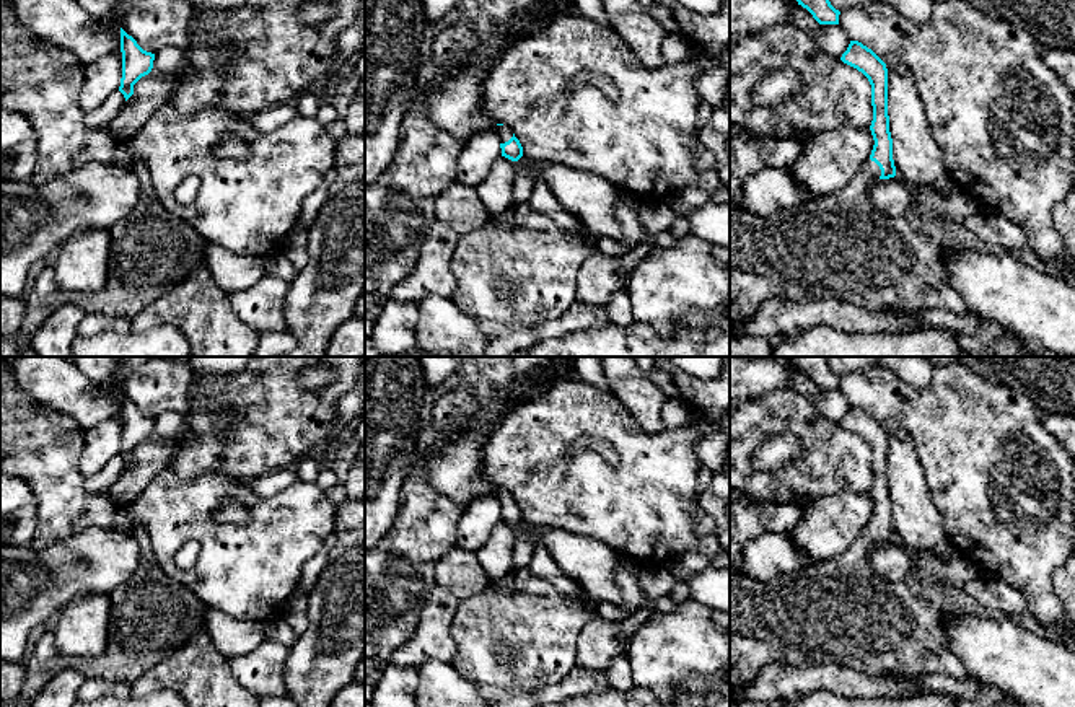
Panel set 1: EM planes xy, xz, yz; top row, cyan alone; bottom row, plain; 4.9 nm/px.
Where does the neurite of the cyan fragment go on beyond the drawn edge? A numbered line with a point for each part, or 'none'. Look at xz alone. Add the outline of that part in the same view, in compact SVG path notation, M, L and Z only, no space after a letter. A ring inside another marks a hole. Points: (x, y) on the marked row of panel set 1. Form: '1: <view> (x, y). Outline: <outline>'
1: xz (505, 132). Outline: M497 125L497 134L500 137L500 143L508 142L513 137L513 130L508 125Z

